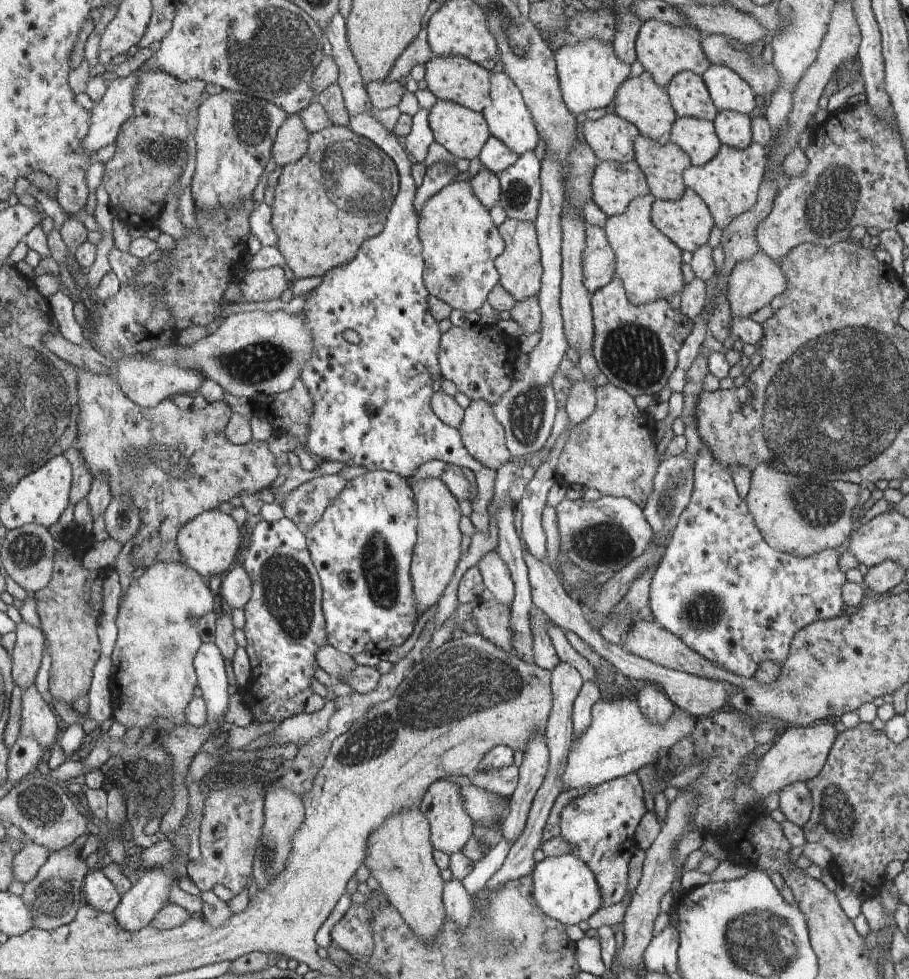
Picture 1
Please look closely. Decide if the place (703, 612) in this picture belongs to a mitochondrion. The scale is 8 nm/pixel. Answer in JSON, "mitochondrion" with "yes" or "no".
{"mitochondrion":"yes"}

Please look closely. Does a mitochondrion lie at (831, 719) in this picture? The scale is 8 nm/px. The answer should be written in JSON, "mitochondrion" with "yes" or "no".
{"mitochondrion":"no"}

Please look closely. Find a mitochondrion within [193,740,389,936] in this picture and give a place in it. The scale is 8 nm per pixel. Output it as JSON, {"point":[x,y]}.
{"point":[269,863]}

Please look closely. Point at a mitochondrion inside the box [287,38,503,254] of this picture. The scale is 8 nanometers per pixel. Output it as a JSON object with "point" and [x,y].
{"point":[360,181]}

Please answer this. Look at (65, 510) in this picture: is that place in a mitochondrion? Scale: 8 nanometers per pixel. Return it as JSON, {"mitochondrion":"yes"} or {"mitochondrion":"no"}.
{"mitochondrion":"no"}

